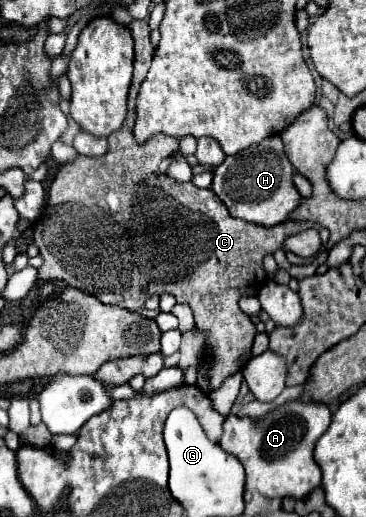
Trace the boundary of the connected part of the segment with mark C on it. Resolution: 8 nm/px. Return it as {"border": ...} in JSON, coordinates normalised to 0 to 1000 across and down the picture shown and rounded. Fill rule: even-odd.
{"border":[[[361,41],[355,64],[366,72],[366,145],[361,164],[350,180],[350,219],[333,250],[295,261],[295,292],[273,304],[213,304],[197,319],[175,319],[137,369],[131,369],[131,393],[93,431],[93,470],[109,482],[109,493],[120,497],[120,513],[104,520],[115,544],[169,544],[175,551],[208,555],[219,563],[235,563],[257,574],[268,574],[290,590],[322,590],[344,594],[355,602],[383,602],[393,594],[393,582],[415,571],[464,567],[486,578],[486,586],[519,586],[530,602],[536,629],[568,644],[563,660],[563,694],[579,702],[574,718],[574,752],[596,752],[607,737],[623,727],[658,718],[661,687],[672,687],[689,675],[699,632],[683,621],[683,613],[650,594],[650,578],[661,571],[705,571],[716,551],[727,547],[727,524],[716,516],[716,505],[732,489],[749,489],[760,478],[770,478],[770,466],[787,455],[809,455],[839,443],[869,443],[880,458],[880,474],[891,474],[896,443],[852,431],[852,427],[776,427],[749,439],[710,439],[694,431],[672,431],[661,424],[628,420],[617,397],[596,385],[596,377],[579,366],[546,366],[525,350],[486,354],[464,346],[454,335],[432,331],[437,311],[464,304],[486,292],[486,265],[464,261],[421,261],[393,280],[377,280],[361,265],[361,242],[366,242],[366,191],[377,184],[383,161],[399,149],[410,133],[410,118],[421,106],[421,91],[410,87],[410,52],[388,41]],[[268,358],[322,358],[322,366],[339,366],[344,373],[344,397],[328,397],[311,412],[290,412],[301,420],[301,435],[311,435],[311,474],[344,474],[344,497],[355,497],[350,513],[317,513],[317,501],[262,501],[262,493],[224,493],[224,420],[246,420],[246,412],[224,412],[235,397],[257,397],[246,381],[257,381],[257,366]]]}

